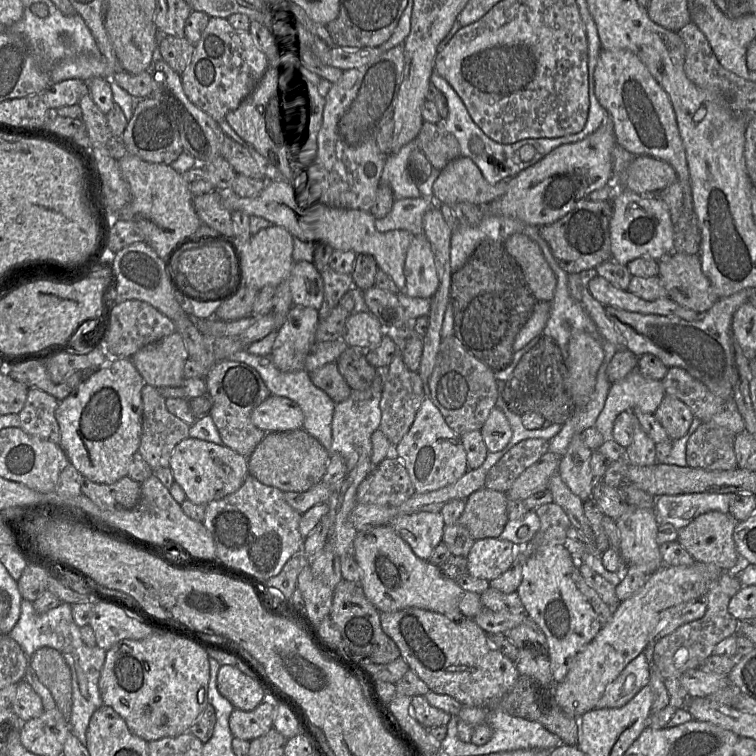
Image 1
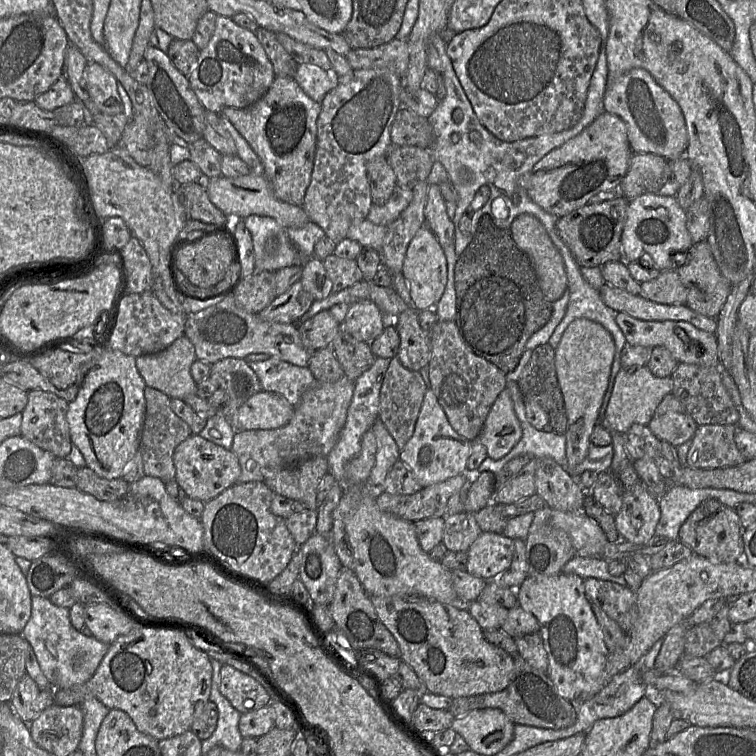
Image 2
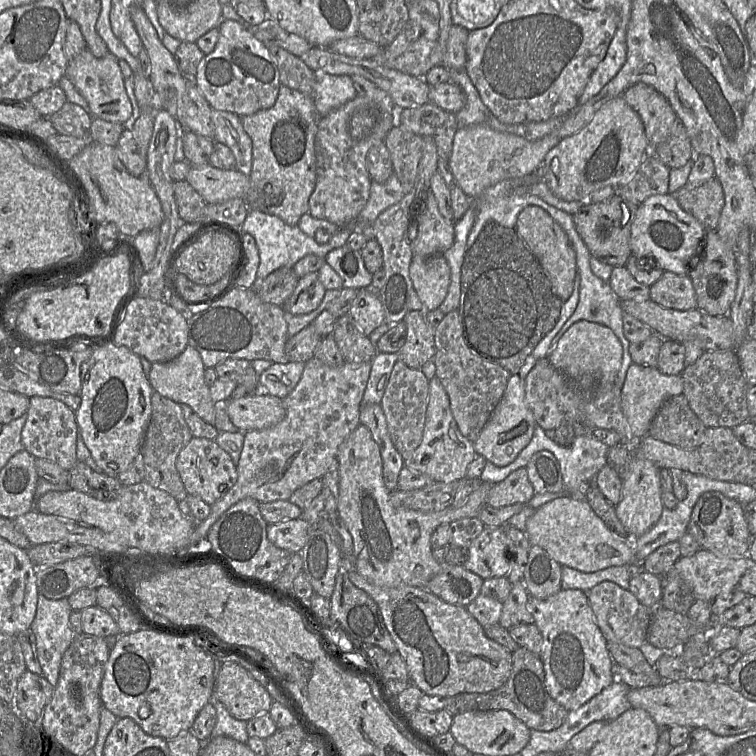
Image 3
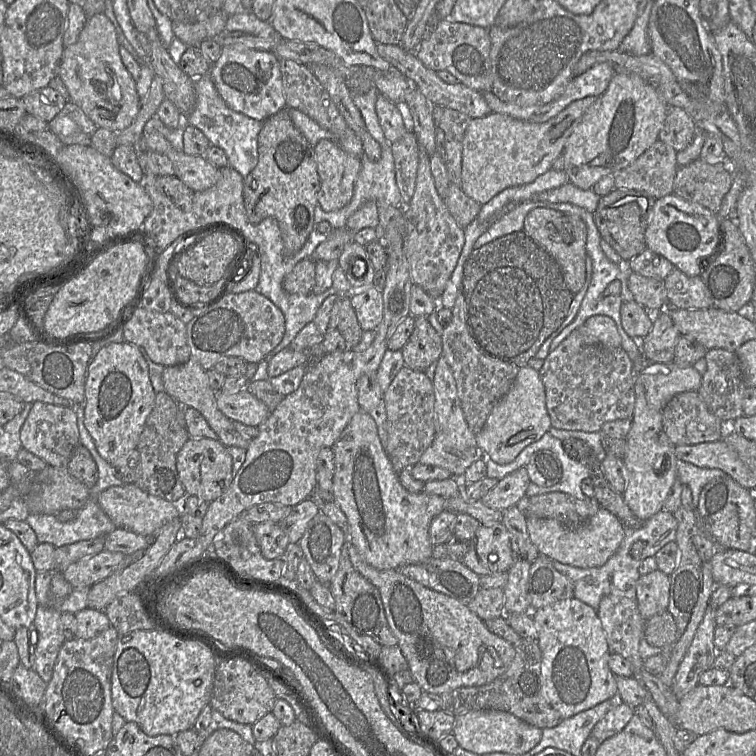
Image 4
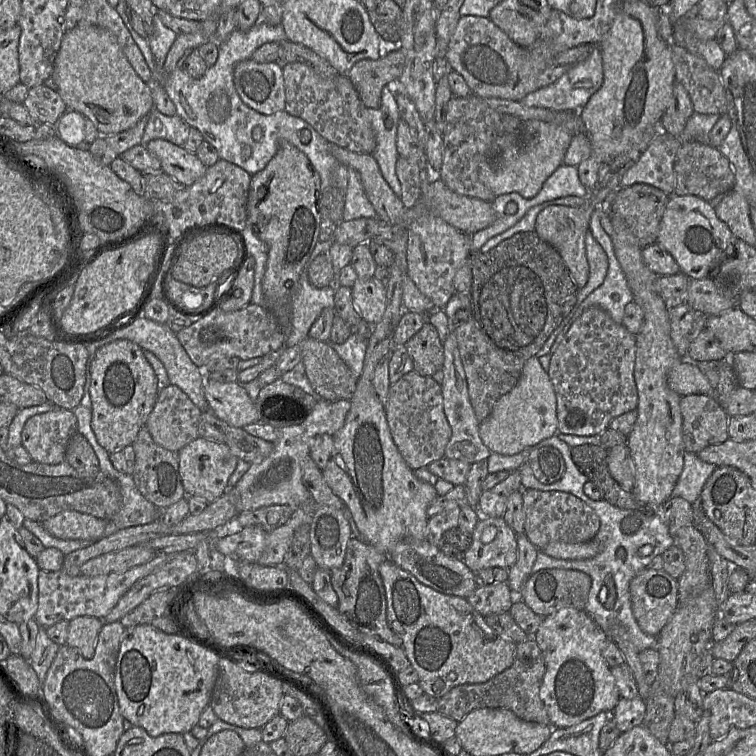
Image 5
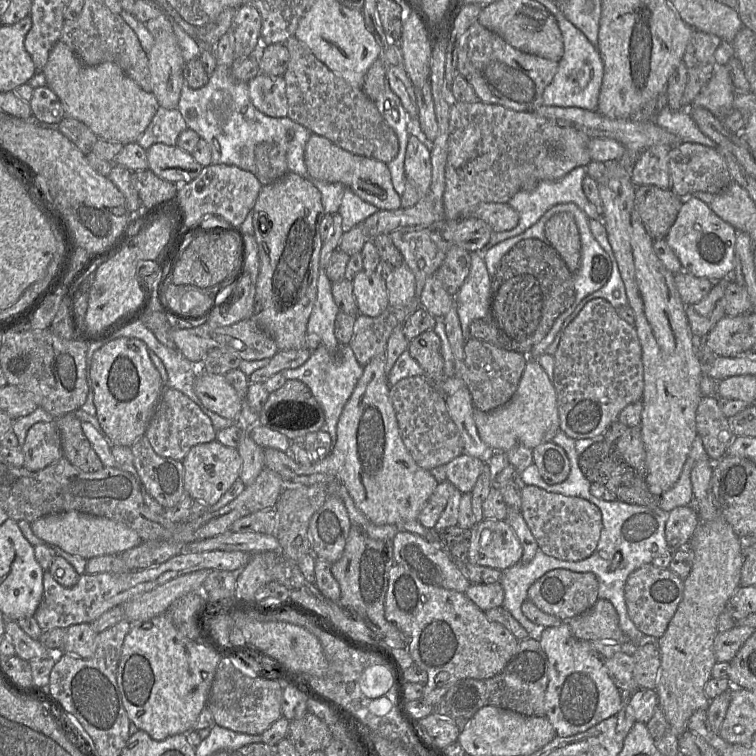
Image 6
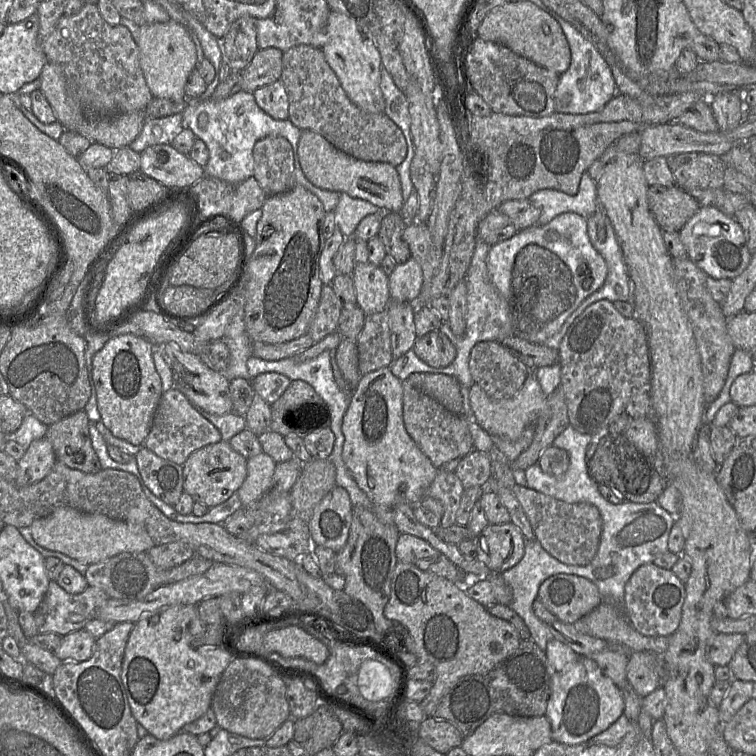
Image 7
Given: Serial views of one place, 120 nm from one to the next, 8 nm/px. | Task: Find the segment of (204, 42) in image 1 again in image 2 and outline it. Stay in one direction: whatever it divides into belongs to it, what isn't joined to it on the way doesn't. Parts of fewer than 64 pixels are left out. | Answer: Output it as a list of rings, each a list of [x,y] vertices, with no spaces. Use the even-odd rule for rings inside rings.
[[[218,15],[211,39],[207,46],[199,51],[197,62],[187,77],[204,109],[220,114],[228,107],[243,109],[253,105],[267,92],[275,78],[275,73],[255,33],[238,26],[232,18]]]

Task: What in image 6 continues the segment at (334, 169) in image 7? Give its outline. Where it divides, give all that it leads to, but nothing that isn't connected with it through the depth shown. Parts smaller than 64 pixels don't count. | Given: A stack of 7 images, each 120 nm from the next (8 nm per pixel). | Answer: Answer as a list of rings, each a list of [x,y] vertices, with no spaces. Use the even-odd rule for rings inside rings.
[[[312,133],[305,145],[304,161],[313,178],[323,182],[340,182],[379,210],[396,210],[401,207],[400,195],[393,187],[387,164],[380,160],[353,154],[328,138]]]

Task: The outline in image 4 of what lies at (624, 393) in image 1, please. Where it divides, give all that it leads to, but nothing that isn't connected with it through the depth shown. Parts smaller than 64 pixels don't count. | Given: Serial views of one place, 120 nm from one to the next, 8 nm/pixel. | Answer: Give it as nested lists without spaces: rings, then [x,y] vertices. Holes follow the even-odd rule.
[[[649,363],[638,376],[643,384],[649,405],[662,410],[677,394],[698,391],[701,386],[702,375],[693,367],[679,367],[675,363]]]

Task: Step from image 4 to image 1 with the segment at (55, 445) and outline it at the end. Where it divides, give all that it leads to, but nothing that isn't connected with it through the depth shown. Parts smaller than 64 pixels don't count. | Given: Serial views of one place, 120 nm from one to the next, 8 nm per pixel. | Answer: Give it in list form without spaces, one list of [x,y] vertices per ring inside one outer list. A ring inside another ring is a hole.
[[[28,388],[27,399],[18,414],[20,428],[27,434],[60,443],[60,429],[55,418],[59,401],[50,394],[38,389]]]

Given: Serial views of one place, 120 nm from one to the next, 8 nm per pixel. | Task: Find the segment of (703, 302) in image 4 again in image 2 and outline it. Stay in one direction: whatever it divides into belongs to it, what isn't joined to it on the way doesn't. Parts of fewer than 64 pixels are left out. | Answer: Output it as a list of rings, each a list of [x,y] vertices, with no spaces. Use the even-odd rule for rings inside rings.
[[[674,268],[661,271],[658,277],[640,283],[639,295],[660,304],[685,304],[687,289]]]

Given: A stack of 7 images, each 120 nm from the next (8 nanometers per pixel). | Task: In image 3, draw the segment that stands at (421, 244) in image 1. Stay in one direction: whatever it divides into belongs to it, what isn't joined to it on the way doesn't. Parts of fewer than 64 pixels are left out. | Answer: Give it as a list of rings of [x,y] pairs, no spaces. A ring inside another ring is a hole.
[[[441,254],[413,256],[409,275],[425,311],[435,310],[445,299],[450,283],[450,267]]]

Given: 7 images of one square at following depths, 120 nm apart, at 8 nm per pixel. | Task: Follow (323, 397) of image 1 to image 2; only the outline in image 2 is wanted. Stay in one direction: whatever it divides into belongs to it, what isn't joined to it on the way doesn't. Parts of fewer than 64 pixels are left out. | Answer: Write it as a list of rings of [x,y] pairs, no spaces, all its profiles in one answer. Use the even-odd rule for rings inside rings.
[[[276,357],[247,363],[256,373],[263,391],[281,394],[294,407],[306,390],[319,383],[308,367],[298,367]]]

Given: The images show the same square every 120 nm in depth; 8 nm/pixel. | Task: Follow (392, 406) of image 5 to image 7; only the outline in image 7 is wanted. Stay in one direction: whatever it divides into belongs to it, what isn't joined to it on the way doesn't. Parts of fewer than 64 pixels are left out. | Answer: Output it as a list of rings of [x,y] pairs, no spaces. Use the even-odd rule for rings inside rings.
[[[407,380],[403,387],[403,421],[405,429],[422,452],[438,469],[456,458],[463,458],[474,450],[467,420],[448,411],[439,402],[413,387]]]

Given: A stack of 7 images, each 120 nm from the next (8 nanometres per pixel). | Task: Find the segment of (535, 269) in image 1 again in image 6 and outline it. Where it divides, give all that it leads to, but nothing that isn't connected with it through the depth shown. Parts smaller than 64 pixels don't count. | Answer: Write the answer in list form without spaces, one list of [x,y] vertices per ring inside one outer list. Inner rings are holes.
[[[557,213],[545,224],[545,236],[573,274],[580,266],[581,242],[578,227],[569,213]]]

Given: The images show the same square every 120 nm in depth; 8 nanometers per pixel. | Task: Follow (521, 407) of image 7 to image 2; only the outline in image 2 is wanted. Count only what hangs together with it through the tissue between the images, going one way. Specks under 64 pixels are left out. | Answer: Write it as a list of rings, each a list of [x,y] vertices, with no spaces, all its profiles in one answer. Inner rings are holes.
[[[505,387],[493,403],[478,440],[494,460],[507,455],[522,437],[510,391]]]

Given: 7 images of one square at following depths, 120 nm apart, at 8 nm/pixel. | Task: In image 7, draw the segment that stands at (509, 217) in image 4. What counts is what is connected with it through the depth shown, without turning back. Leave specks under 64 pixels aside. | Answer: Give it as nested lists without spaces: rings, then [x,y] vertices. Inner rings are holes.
[[[535,245],[525,246],[512,269],[510,304],[520,333],[539,330],[569,309],[576,299],[576,287],[567,265],[553,252]]]

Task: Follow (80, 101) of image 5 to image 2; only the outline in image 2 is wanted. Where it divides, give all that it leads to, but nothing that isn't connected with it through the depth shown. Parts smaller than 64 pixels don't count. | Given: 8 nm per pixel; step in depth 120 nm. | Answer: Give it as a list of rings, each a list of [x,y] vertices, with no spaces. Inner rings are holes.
[[[91,62],[85,69],[88,91],[99,112],[106,115],[123,113],[123,104],[118,93],[118,80],[102,65]]]

